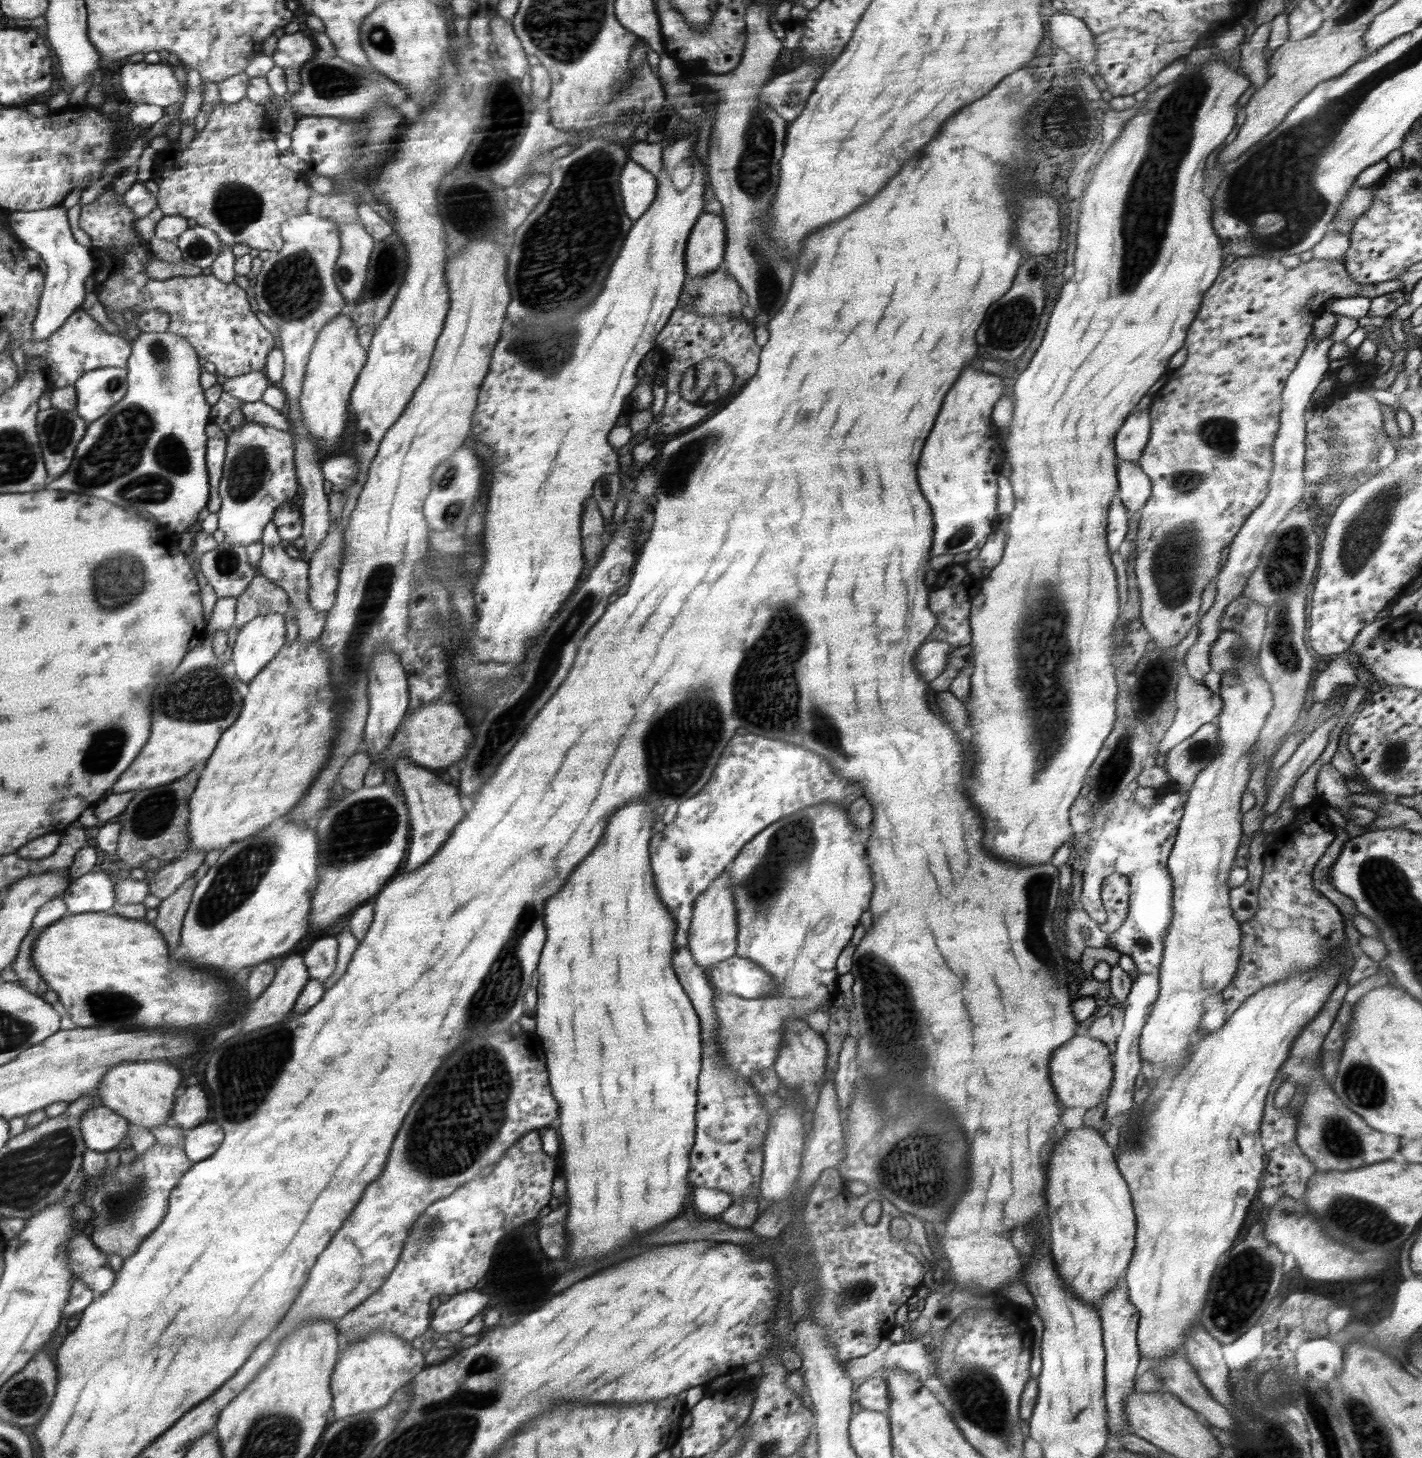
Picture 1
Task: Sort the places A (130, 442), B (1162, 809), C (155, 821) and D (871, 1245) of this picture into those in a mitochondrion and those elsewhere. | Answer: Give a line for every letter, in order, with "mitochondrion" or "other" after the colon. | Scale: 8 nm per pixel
A: mitochondrion
B: other
C: mitochondrion
D: other

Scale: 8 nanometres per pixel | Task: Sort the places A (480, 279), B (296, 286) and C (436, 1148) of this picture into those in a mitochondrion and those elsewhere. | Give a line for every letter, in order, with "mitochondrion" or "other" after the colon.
A: other
B: mitochondrion
C: mitochondrion

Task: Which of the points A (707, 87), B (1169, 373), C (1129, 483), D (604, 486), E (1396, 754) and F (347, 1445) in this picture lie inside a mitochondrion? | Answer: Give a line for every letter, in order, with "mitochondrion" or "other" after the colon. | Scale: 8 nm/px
A: other
B: other
C: other
D: other
E: mitochondrion
F: mitochondrion

